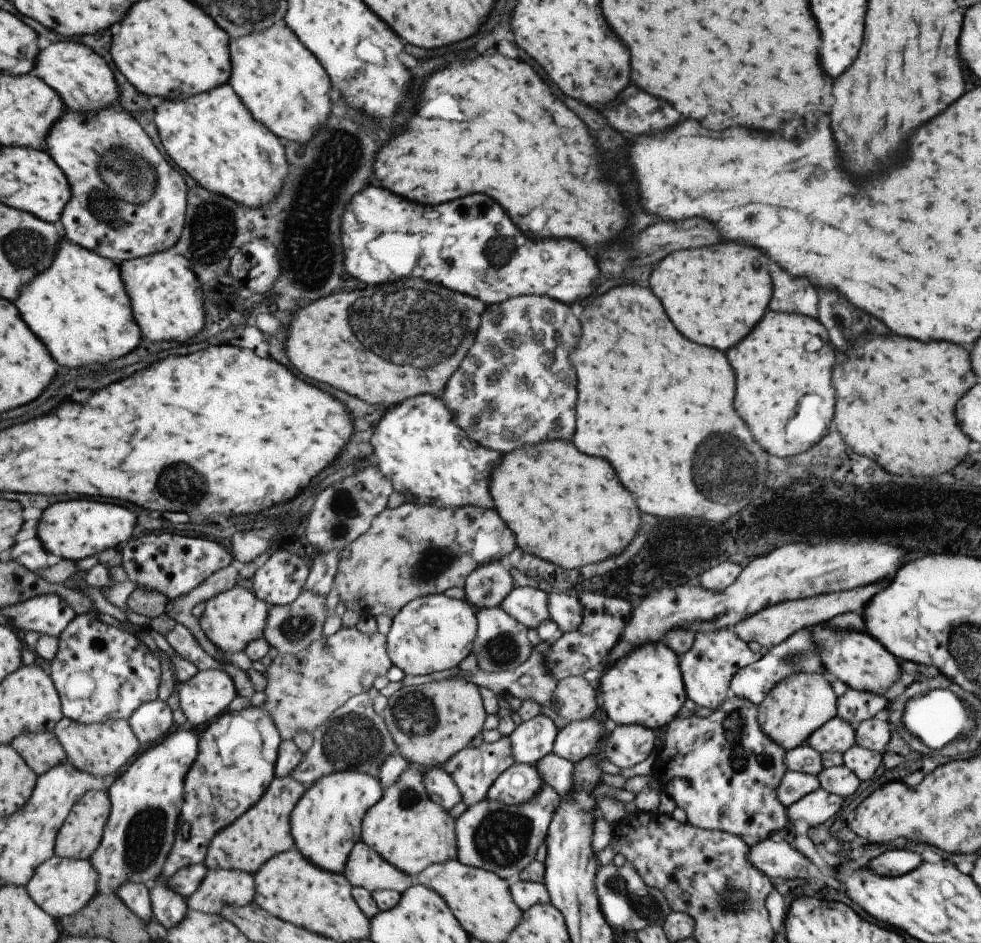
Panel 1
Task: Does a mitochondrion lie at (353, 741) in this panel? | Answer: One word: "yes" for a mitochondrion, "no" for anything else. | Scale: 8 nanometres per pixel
yes

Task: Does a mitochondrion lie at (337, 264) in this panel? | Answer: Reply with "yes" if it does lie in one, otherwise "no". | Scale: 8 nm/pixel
no

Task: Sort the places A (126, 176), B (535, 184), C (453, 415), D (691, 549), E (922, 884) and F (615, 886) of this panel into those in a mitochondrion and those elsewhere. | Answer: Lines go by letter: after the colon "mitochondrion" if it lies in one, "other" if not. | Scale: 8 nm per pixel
A: mitochondrion
B: other
C: other
D: other
E: mitochondrion
F: mitochondrion

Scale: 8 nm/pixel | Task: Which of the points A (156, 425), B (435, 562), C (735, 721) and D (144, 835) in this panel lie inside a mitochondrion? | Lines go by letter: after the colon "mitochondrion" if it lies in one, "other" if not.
A: other
B: mitochondrion
C: mitochondrion
D: mitochondrion

